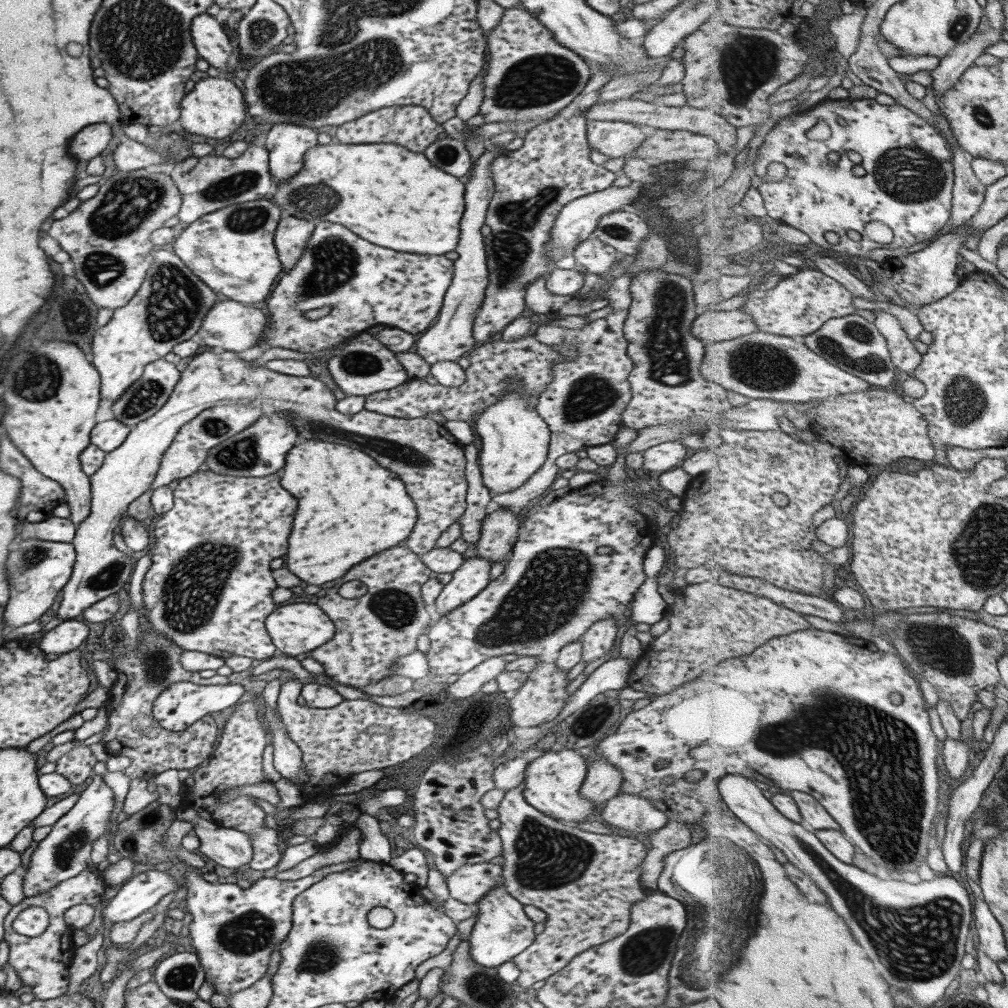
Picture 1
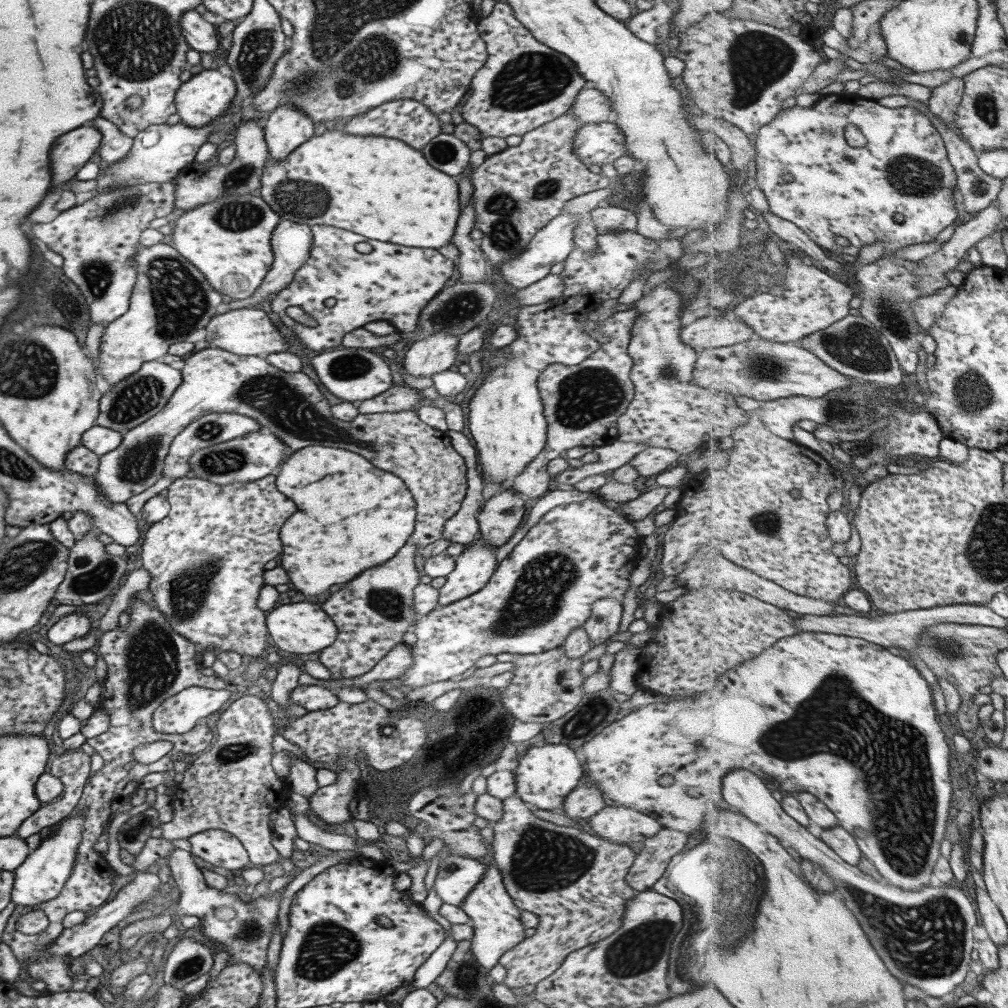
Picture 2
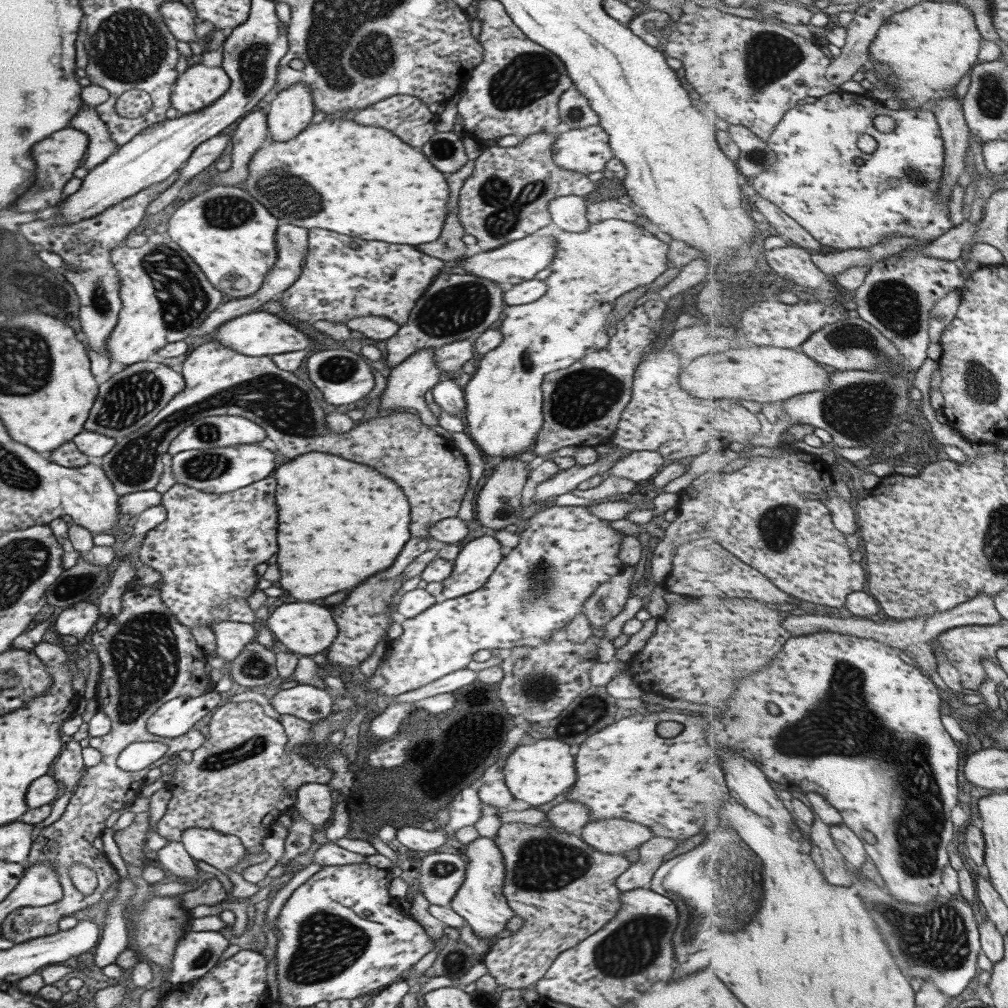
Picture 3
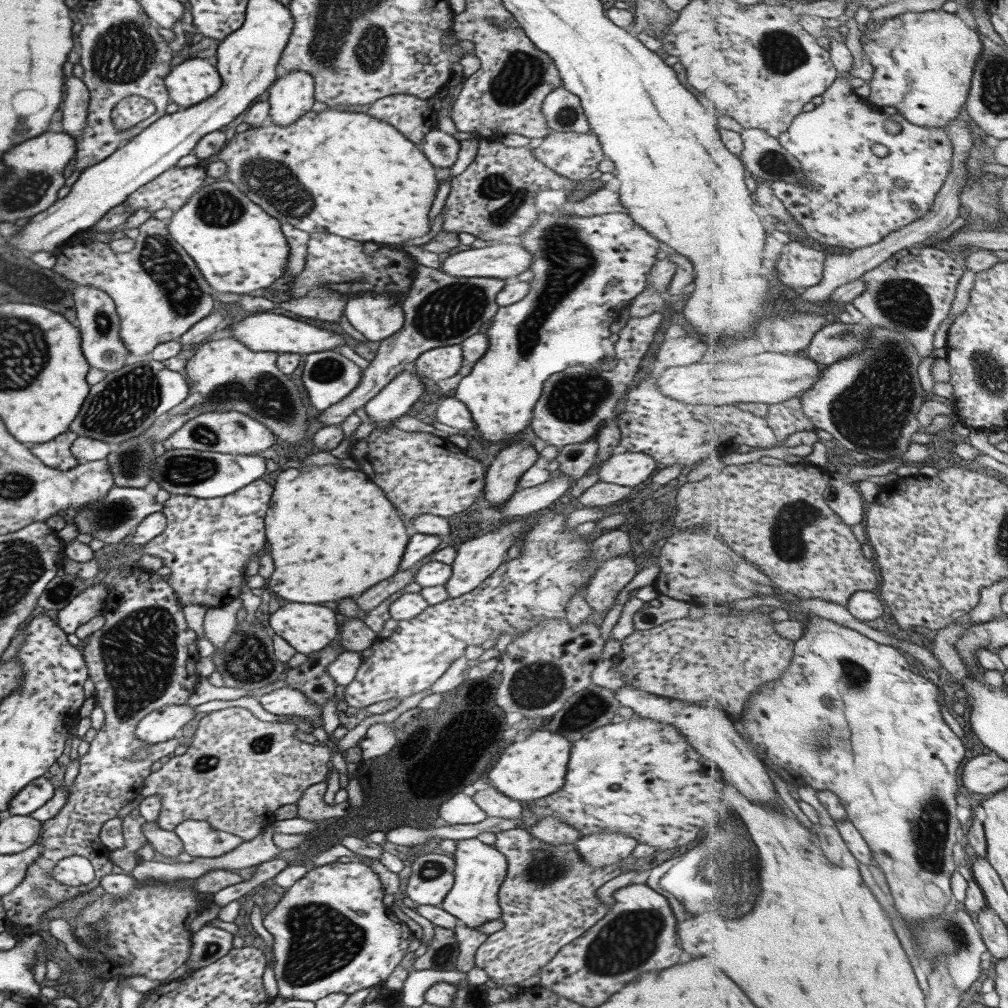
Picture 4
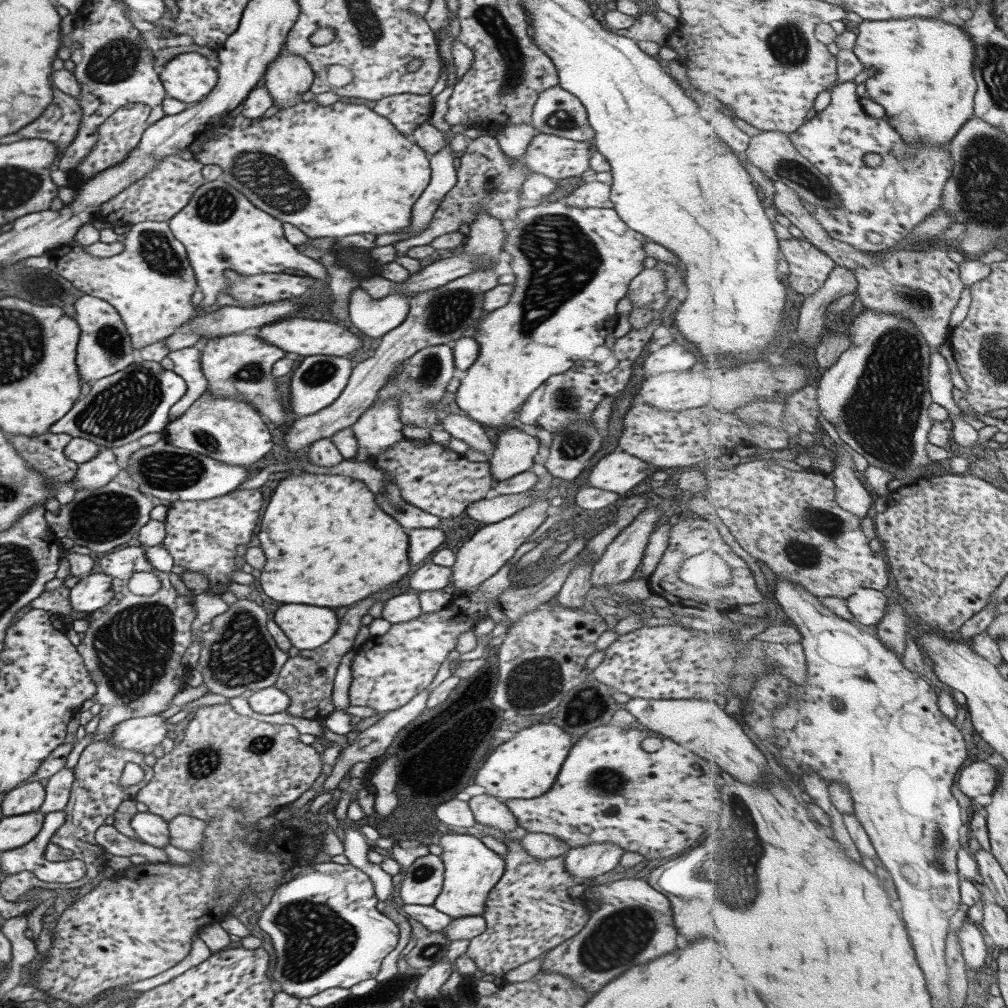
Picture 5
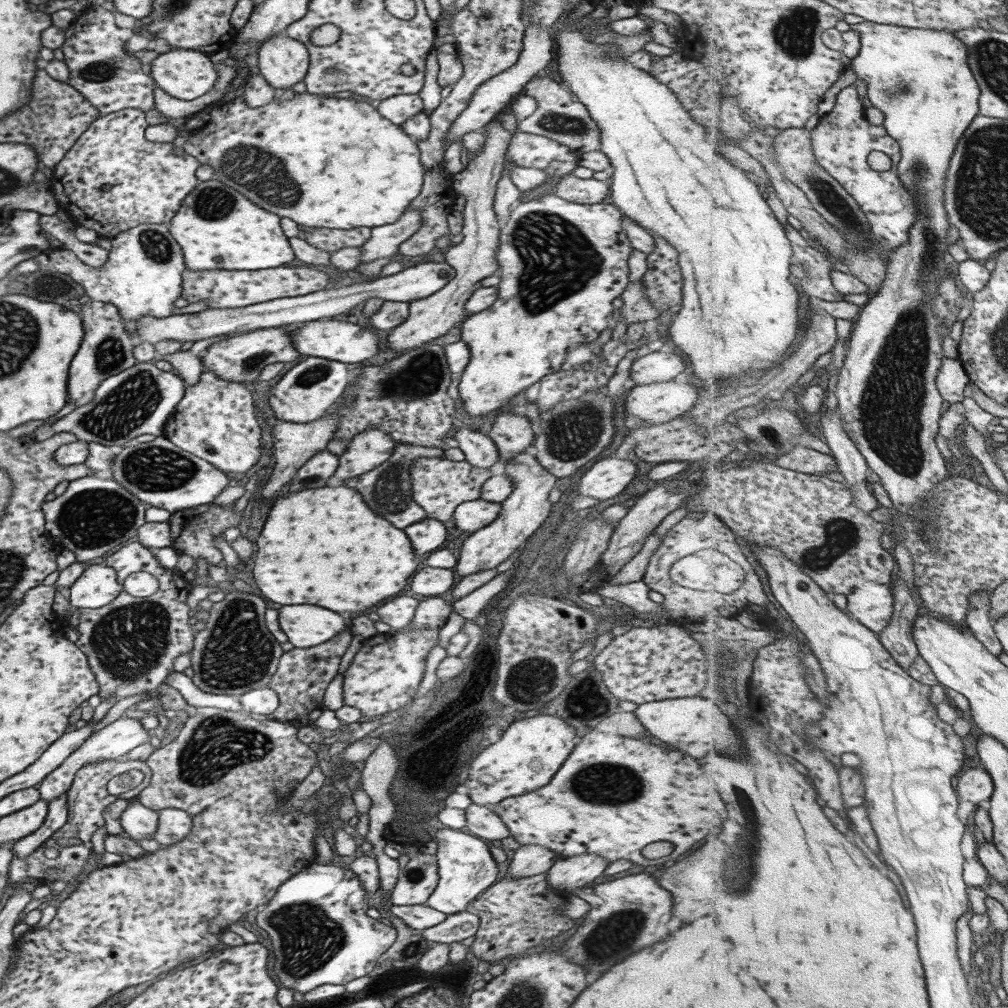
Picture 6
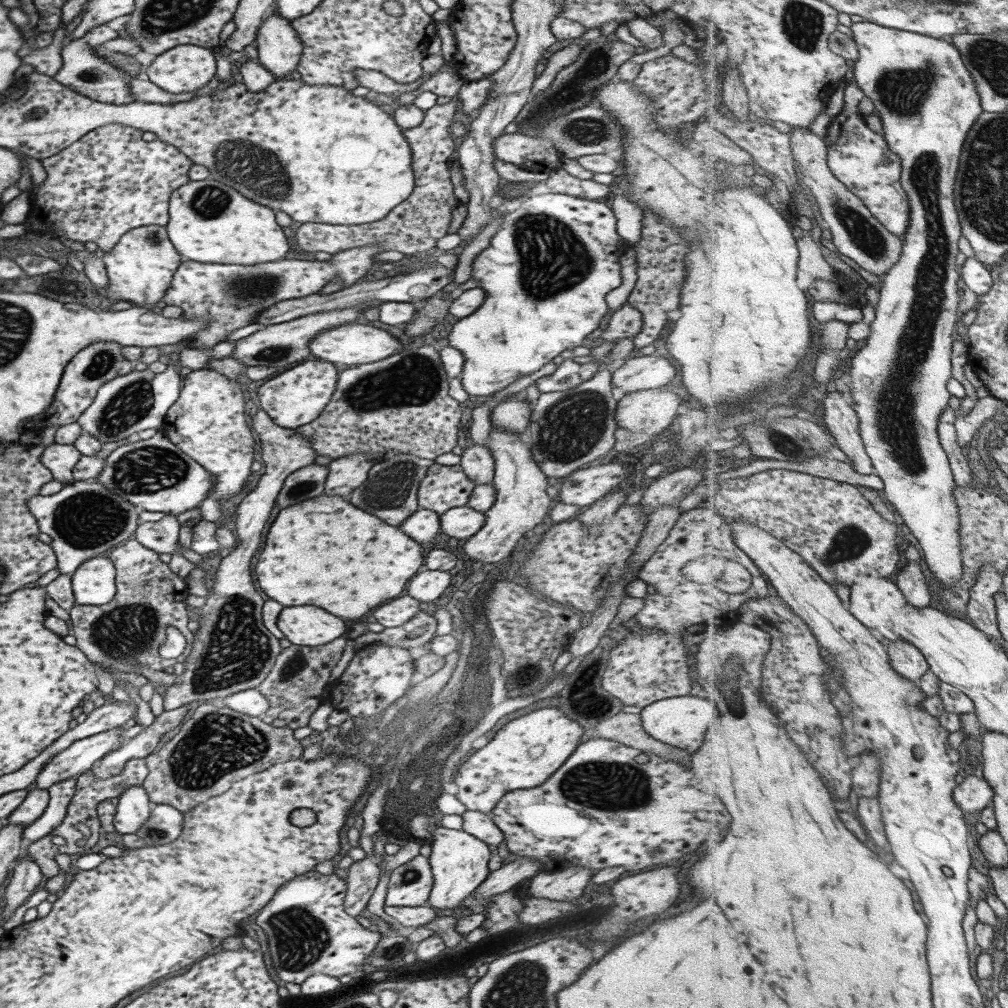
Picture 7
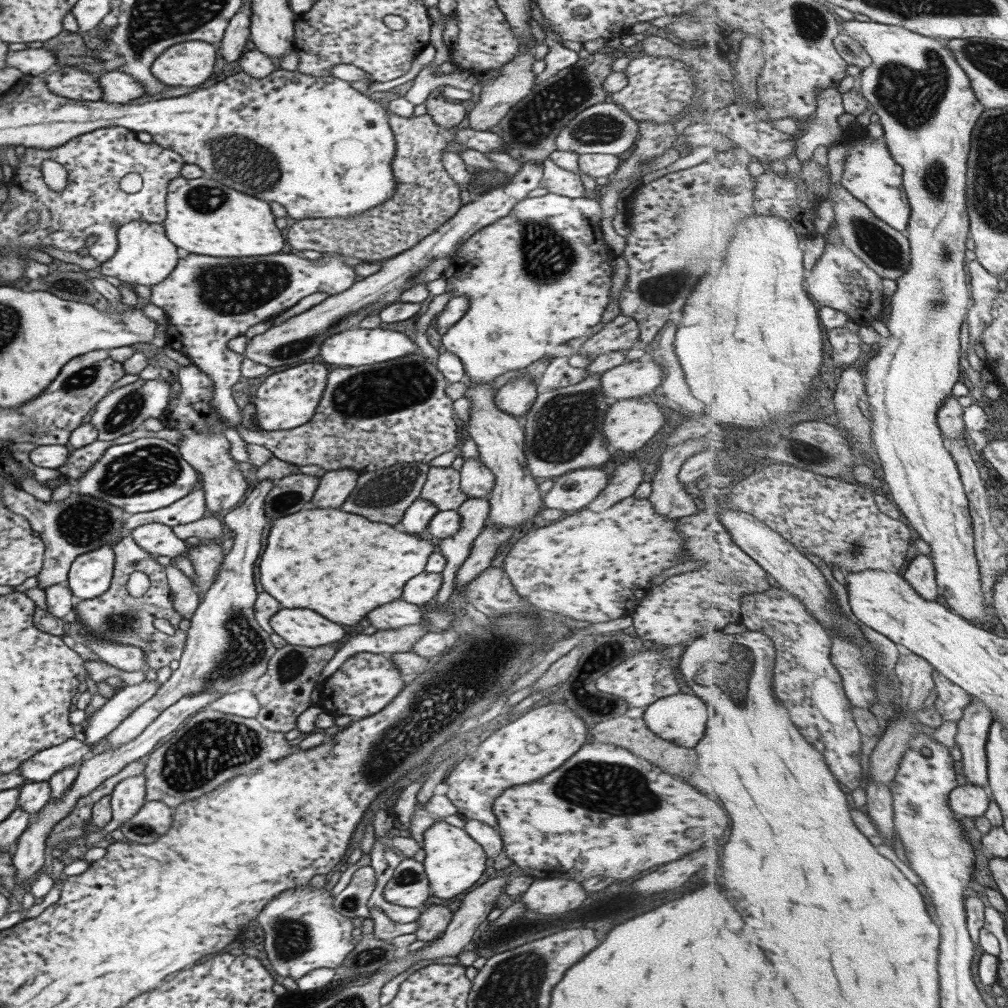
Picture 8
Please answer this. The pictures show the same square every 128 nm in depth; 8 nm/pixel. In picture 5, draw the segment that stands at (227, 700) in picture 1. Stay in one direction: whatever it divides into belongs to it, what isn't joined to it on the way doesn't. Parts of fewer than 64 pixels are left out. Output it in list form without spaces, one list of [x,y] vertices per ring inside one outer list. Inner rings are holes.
[[[157,713],[129,718],[123,722],[117,722],[117,726],[111,732],[109,744],[121,749],[146,751],[159,746],[165,738],[164,733],[171,730],[171,726],[167,723],[167,718]]]

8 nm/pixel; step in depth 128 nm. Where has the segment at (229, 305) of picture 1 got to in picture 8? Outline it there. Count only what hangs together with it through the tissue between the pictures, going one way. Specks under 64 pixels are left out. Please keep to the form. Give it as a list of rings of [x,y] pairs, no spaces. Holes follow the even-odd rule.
[[[355,326],[343,332],[331,335],[323,339],[319,345],[319,356],[328,367],[354,367],[376,362],[385,362],[417,352],[418,347],[404,333],[394,330],[377,328],[364,329]]]

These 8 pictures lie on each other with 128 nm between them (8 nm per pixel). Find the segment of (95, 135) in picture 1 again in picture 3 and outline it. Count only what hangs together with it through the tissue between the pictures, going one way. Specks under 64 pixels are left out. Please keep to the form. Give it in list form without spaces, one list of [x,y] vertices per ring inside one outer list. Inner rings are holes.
[[[69,127],[55,131],[41,142],[37,142],[31,150],[35,162],[35,182],[31,182],[32,186],[28,187],[27,192],[15,202],[13,210],[40,212],[59,202],[65,182],[73,177],[73,170],[79,166],[79,161],[83,158],[87,145],[88,139],[84,132]]]

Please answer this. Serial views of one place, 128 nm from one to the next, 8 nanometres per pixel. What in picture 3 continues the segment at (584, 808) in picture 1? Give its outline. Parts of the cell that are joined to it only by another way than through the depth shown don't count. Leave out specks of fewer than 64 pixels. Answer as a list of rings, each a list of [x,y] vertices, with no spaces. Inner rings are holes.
[[[539,740],[535,744],[522,742],[509,754],[501,768],[503,783],[511,796],[527,802],[531,807],[545,804],[555,796],[572,788],[575,782],[573,749],[557,740]]]

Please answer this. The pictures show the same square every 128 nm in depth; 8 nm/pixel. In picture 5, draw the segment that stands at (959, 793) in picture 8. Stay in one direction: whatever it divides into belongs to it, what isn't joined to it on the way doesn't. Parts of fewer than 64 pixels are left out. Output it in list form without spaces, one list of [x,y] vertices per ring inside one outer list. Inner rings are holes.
[[[974,762],[963,769],[959,777],[959,788],[969,798],[981,796],[981,794],[992,795],[999,786],[1001,773],[996,766],[989,762]]]

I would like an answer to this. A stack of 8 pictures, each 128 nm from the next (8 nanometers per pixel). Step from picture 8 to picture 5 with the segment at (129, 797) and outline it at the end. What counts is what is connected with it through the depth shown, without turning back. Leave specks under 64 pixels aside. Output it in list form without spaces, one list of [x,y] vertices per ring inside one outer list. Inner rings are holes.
[[[137,812],[129,822],[139,841],[157,848],[169,844],[169,831],[166,822],[149,812]]]

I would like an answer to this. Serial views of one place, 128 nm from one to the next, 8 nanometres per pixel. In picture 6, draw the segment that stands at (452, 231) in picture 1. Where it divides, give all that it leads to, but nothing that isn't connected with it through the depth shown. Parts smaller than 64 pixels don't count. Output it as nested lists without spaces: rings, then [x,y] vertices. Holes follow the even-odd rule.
[[[307,92],[294,94],[290,100],[279,102],[277,95],[271,102],[259,106],[259,108],[249,107],[243,98],[239,96],[231,98],[225,102],[211,103],[204,107],[202,111],[184,118],[170,118],[162,116],[157,110],[149,110],[145,113],[147,125],[155,126],[159,123],[171,123],[176,127],[176,138],[173,146],[184,150],[184,154],[195,158],[199,165],[209,166],[213,170],[213,180],[222,182],[229,188],[239,192],[249,202],[257,204],[258,208],[267,210],[271,214],[276,214],[279,218],[289,218],[299,226],[309,226],[309,228],[327,228],[335,230],[351,230],[355,228],[372,229],[385,224],[393,224],[409,207],[409,204],[420,194],[421,184],[423,184],[424,166],[420,162],[420,153],[413,138],[406,136],[401,128],[393,125],[386,118],[383,118],[368,103],[353,99],[335,98],[327,94],[309,94]]]

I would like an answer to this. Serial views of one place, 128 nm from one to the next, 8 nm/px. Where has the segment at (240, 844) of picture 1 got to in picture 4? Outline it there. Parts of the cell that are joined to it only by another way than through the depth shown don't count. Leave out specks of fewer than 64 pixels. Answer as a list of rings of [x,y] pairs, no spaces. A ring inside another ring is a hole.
[[[185,820],[177,824],[173,832],[179,837],[183,851],[206,861],[231,852],[243,841],[234,834],[215,830],[211,824],[201,820]]]

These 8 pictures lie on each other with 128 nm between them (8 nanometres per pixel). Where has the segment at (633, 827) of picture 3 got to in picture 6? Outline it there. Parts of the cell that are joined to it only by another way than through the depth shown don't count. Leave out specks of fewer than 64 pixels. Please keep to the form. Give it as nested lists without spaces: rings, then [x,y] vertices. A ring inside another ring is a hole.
[[[595,853],[557,859],[547,870],[547,883],[554,890],[570,893],[601,876],[608,863]]]

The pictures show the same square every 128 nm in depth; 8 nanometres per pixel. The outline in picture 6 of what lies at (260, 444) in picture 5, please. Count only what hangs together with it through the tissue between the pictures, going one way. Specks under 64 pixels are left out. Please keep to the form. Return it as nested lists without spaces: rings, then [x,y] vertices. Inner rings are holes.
[[[206,371],[199,374],[199,382],[195,382],[193,386],[185,386],[183,398],[175,406],[171,418],[165,422],[161,436],[225,473],[246,472],[257,462],[261,446],[261,428],[255,419],[255,408],[249,390],[241,383],[226,382],[217,378],[213,372]]]

